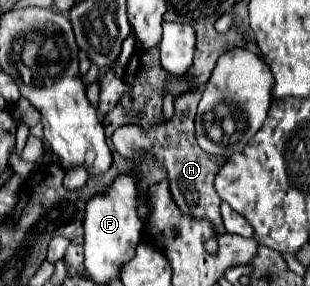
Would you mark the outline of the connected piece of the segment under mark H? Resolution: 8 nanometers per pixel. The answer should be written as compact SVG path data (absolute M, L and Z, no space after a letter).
M199 84L197 88L191 88L191 90L183 92L175 100L175 116L167 124L155 124L147 130L137 126L137 124L127 124L127 126L115 130L113 144L115 144L115 148L121 156L131 158L135 162L141 160L141 154L137 150L149 150L155 156L155 160L163 168L167 168L171 194L173 194L173 200L177 202L177 206L185 214L191 214L195 218L205 218L205 220L213 222L215 228L219 230L219 236L221 236L221 234L225 234L221 212L219 212L221 198L217 196L217 192L213 188L213 178L215 178L215 168L223 166L225 158L215 158L215 156L203 152L199 148L197 140L195 140L195 126L193 126L197 104L199 104L203 88L205 88L205 84Z

